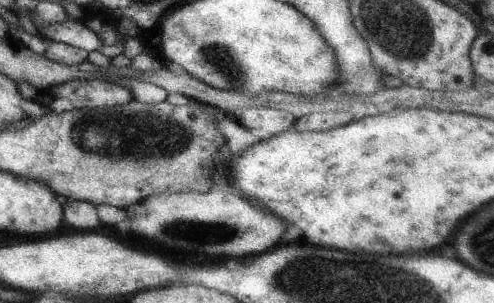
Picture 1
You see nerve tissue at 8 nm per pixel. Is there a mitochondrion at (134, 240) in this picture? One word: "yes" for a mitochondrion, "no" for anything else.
no

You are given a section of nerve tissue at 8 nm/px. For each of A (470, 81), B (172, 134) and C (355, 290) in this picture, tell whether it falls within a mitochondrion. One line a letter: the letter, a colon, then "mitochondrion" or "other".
A: other
B: mitochondrion
C: mitochondrion

